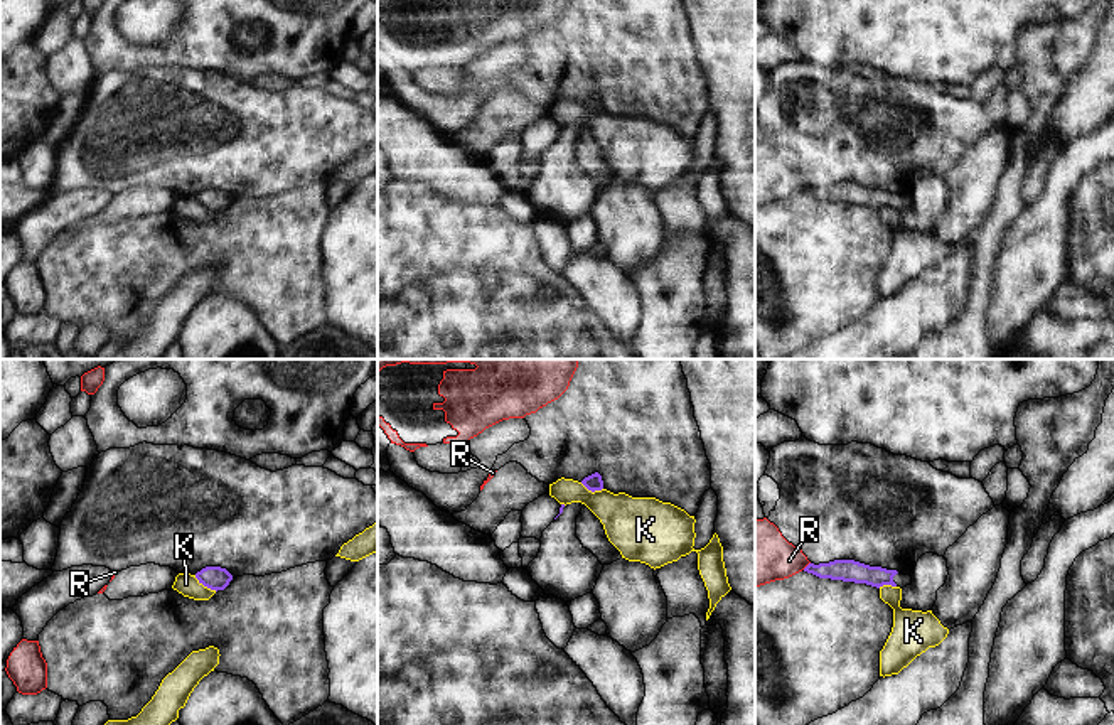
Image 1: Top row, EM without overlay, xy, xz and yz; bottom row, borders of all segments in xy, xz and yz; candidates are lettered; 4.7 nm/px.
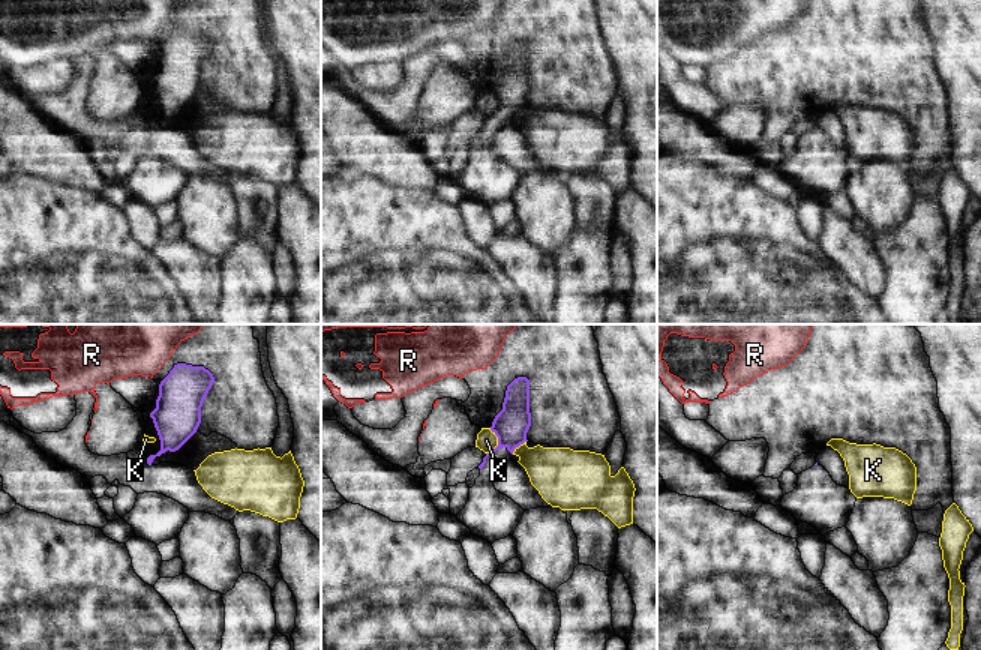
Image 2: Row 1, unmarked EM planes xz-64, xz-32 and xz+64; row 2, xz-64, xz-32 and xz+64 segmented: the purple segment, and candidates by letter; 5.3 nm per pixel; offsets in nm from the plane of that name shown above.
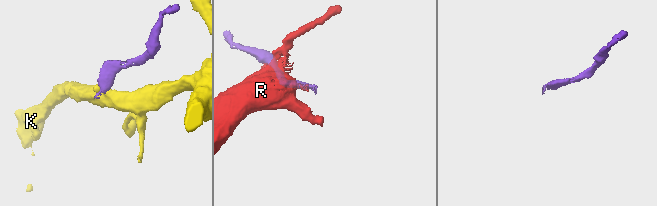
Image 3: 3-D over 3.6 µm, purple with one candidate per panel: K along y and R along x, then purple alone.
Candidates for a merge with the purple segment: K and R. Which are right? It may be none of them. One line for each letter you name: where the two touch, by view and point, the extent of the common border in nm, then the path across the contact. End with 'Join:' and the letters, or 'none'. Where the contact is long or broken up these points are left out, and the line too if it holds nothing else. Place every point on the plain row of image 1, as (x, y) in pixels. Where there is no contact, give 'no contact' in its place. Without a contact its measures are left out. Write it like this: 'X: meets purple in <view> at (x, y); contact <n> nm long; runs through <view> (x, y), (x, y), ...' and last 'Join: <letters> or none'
Join: none

